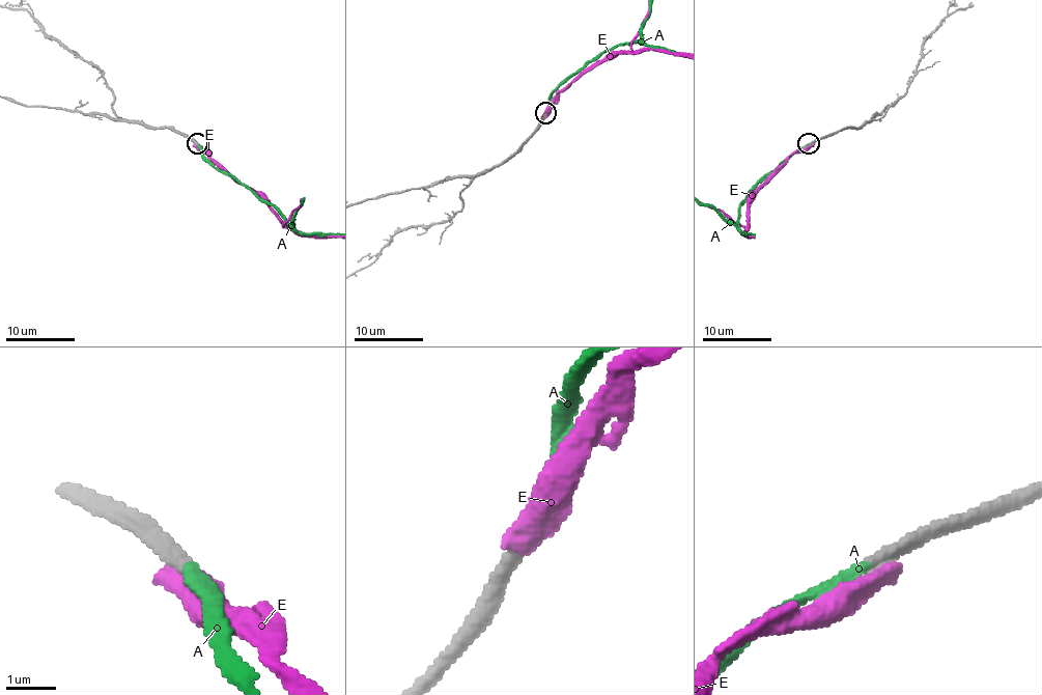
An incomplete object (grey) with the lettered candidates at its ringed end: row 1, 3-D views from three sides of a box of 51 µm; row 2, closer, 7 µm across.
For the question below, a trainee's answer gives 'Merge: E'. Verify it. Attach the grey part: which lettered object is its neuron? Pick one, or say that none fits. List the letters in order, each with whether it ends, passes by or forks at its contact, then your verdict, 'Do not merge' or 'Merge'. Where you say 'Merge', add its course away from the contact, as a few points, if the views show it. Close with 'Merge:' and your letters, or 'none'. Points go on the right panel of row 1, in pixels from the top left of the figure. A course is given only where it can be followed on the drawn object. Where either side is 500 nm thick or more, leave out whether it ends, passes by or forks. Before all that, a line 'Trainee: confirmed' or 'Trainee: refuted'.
Trainee: refuted
A: It ends there. Merge
E: Do not merge
Merge: A

